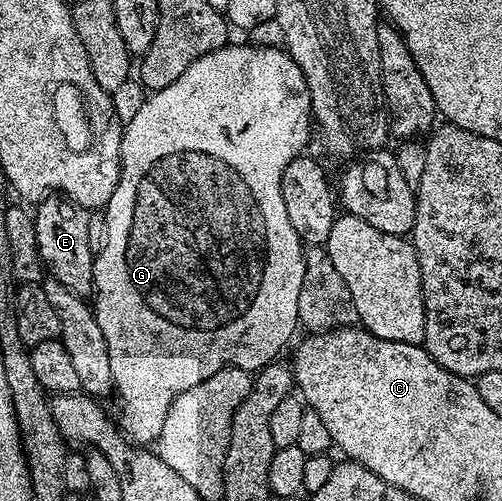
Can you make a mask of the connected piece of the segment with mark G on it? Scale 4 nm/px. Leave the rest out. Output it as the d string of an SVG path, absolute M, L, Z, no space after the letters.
M227 44L221 46L218 50L213 50L204 56L200 56L200 60L188 64L187 70L179 78L172 80L172 84L168 84L168 88L160 88L146 96L150 98L144 99L139 104L138 111L131 116L130 123L128 121L125 123L122 131L122 171L120 172L120 180L116 184L116 192L112 192L112 200L108 200L108 204L104 207L104 215L106 214L106 239L103 240L102 250L100 246L94 260L92 305L94 315L96 316L96 324L100 324L100 332L104 332L104 344L108 344L108 364L112 364L114 390L116 394L119 394L119 410L118 414L116 413L116 421L121 426L122 433L131 442L143 448L157 443L160 432L164 428L164 416L168 416L168 408L172 408L172 400L176 396L180 396L180 392L188 392L188 388L196 388L196 384L208 380L208 376L225 370L228 366L235 366L241 370L251 372L261 370L262 367L275 361L281 355L278 353L289 344L290 337L294 334L294 329L299 329L300 326L298 321L298 305L300 304L300 288L304 284L304 244L300 240L300 236L296 236L296 228L292 228L292 220L288 220L288 212L284 208L284 196L280 192L280 180L284 176L284 168L288 168L288 164L292 164L292 160L299 158L303 151L305 151L302 149L310 142L310 126L312 130L310 93L308 92L308 84L304 80L304 72L300 72L296 60L285 49L278 46L245 45L233 46L233 44Z

